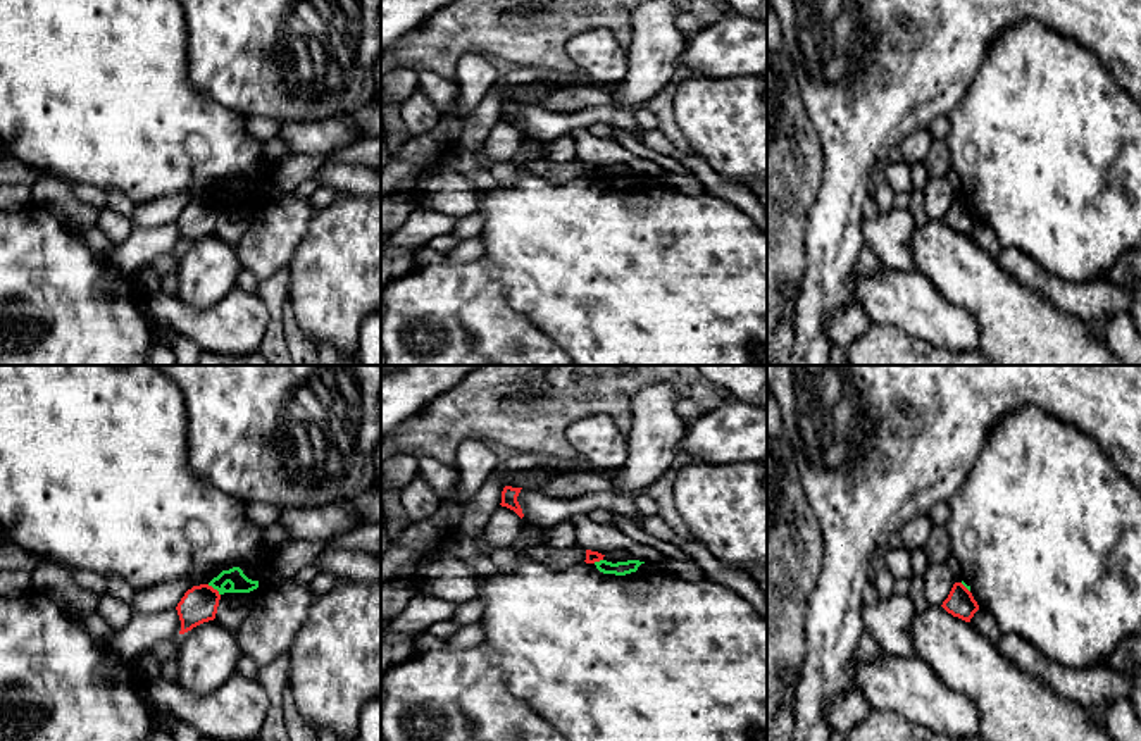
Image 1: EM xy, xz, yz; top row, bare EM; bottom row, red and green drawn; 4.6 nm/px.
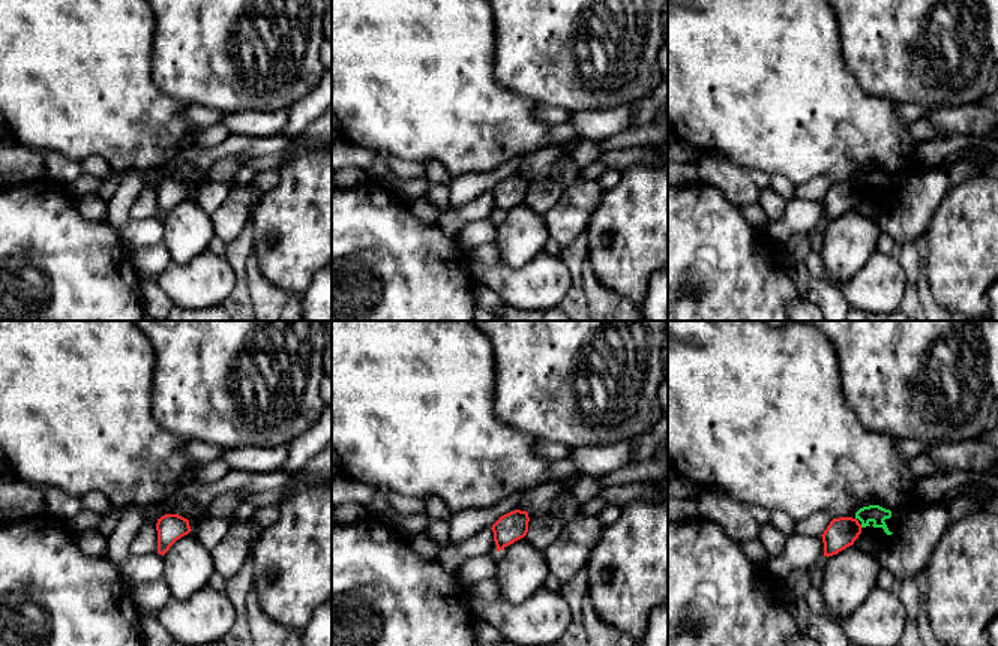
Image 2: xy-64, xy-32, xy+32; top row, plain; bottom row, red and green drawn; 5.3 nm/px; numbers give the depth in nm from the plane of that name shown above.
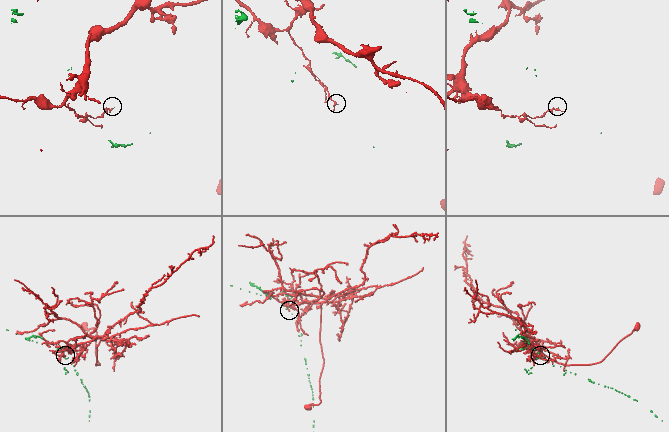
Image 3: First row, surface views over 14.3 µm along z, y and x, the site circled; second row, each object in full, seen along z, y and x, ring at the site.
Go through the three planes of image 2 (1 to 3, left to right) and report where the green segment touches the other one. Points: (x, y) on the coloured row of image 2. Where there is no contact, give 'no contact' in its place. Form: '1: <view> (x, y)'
1: no contact
2: no contact
3: no contact

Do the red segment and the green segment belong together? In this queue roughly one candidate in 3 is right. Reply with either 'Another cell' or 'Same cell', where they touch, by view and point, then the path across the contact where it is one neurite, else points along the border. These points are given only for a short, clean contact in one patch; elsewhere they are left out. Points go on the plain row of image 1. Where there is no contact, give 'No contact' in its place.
Another cell. Touches red at xy (212, 202). Boundary: xy (207, 199), (219, 209)

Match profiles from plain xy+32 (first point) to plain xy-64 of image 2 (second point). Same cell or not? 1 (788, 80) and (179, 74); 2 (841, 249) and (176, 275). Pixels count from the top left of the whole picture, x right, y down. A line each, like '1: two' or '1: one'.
1: two
2: two

